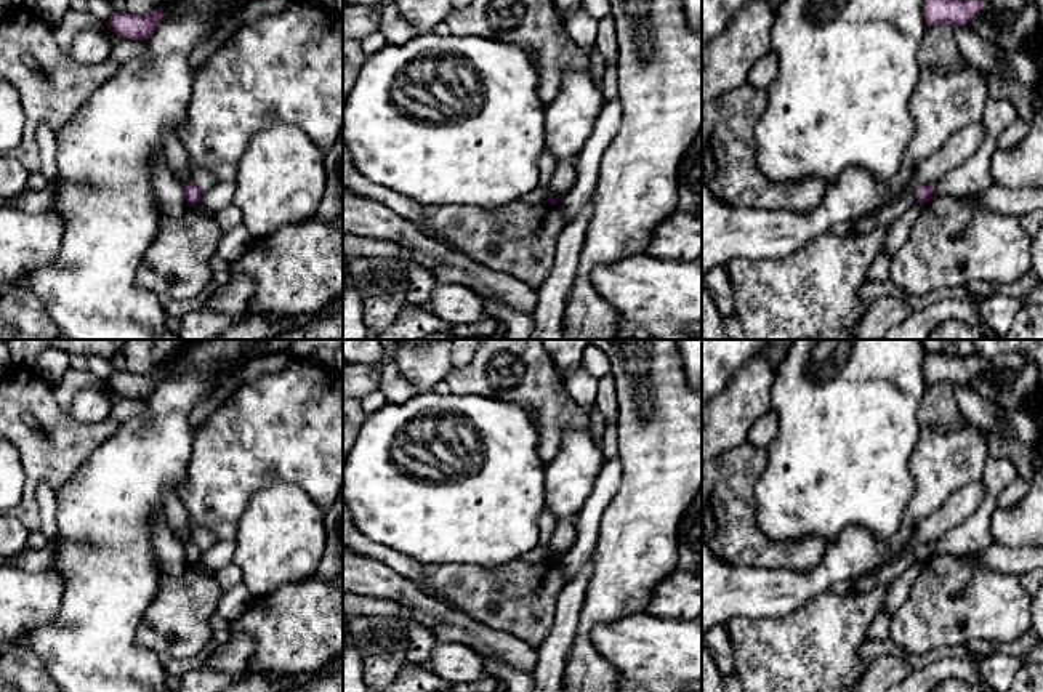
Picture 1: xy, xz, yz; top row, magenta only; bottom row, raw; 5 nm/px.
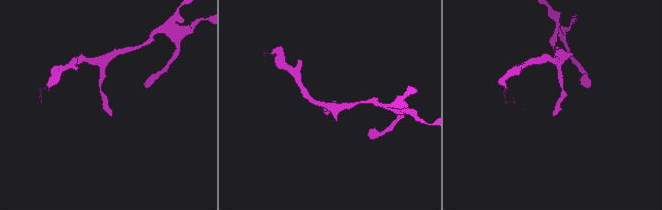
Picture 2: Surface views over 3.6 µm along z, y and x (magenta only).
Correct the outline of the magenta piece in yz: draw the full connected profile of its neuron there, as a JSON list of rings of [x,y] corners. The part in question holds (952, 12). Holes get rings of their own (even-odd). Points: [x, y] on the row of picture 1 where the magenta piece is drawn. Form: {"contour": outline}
{"contour": [[[924,0],[926,26],[947,22],[952,27],[968,24],[984,8],[982,0]]]}

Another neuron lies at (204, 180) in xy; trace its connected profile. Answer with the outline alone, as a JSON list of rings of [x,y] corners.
[[[192,162],[192,168],[191,168],[191,179],[192,179],[194,186],[200,191],[200,194],[205,194],[218,183],[218,178],[213,171],[210,171],[208,168],[203,168],[194,162]]]

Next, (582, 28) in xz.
[[[580,5],[564,22],[570,38],[591,58],[599,30],[599,21]]]

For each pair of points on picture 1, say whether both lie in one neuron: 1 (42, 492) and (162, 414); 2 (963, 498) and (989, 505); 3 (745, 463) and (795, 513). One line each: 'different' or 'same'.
1: different
2: different
3: different

